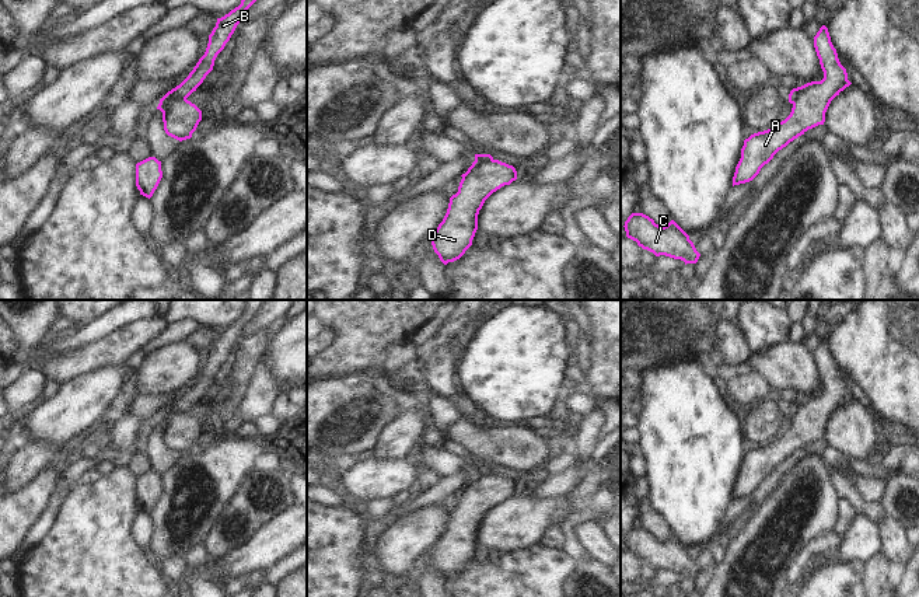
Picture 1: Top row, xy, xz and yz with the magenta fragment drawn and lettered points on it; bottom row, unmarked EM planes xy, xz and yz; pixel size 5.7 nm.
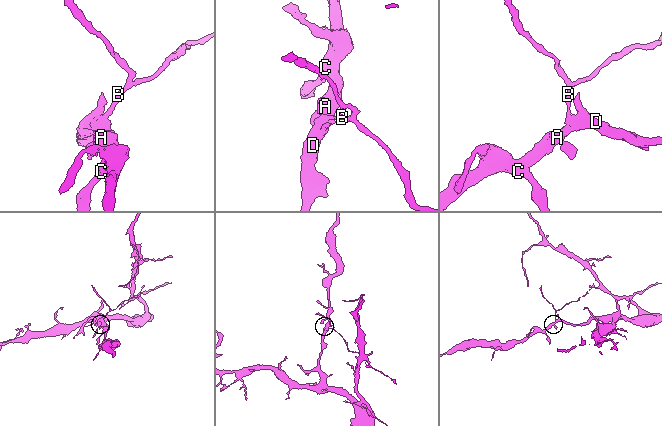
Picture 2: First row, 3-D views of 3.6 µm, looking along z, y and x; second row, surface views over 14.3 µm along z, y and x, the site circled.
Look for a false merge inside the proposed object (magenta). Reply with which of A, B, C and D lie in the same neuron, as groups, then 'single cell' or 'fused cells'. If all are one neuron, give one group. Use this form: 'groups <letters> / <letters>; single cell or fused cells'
groups A C D / B; fused cells

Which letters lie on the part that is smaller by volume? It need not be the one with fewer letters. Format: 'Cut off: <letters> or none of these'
Cut off: B

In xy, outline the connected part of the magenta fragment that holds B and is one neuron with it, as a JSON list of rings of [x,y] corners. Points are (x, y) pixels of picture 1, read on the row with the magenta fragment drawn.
[[[241,0],[241,4],[221,18],[217,18],[216,27],[209,35],[209,43],[205,55],[199,59],[189,76],[175,88],[168,91],[163,98],[171,101],[177,98],[188,98],[203,83],[206,76],[213,70],[217,55],[230,41],[237,25],[241,22],[244,13],[256,0]]]

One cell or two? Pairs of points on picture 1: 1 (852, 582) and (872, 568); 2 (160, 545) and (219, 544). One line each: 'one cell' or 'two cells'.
1: two cells
2: two cells

